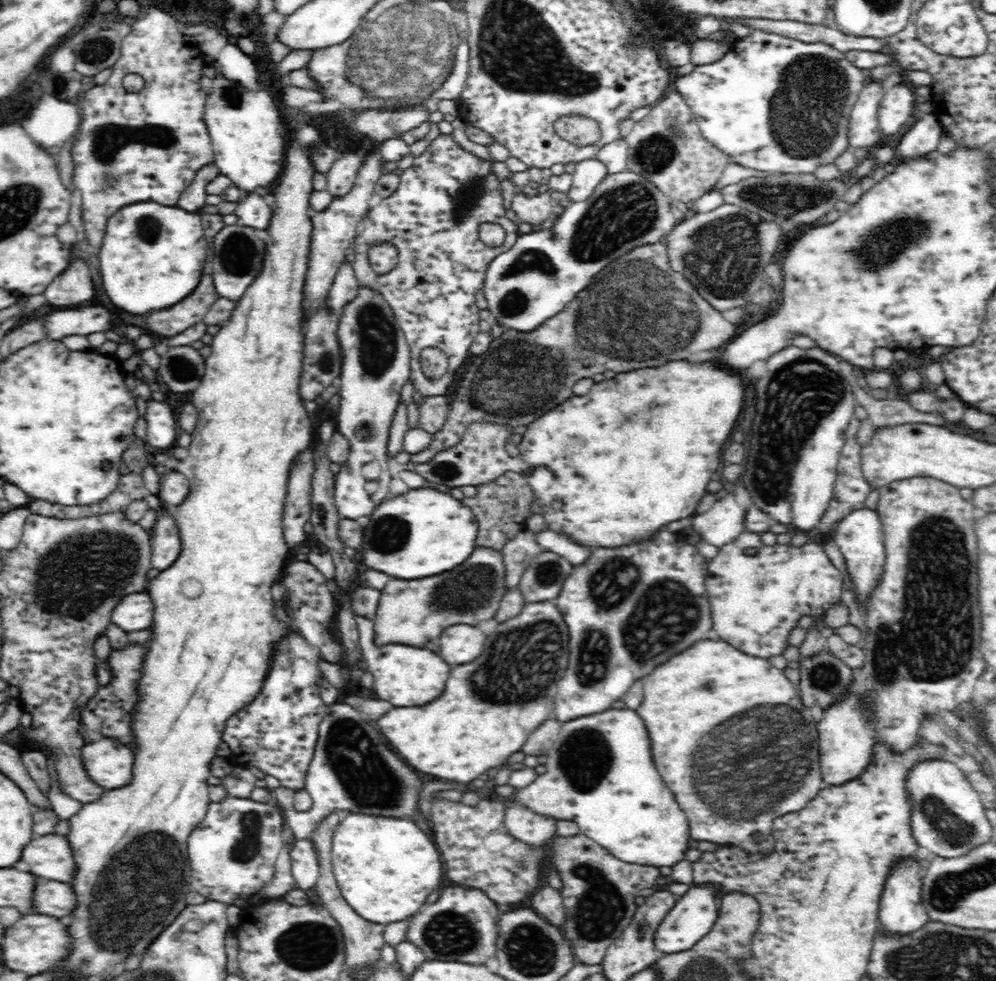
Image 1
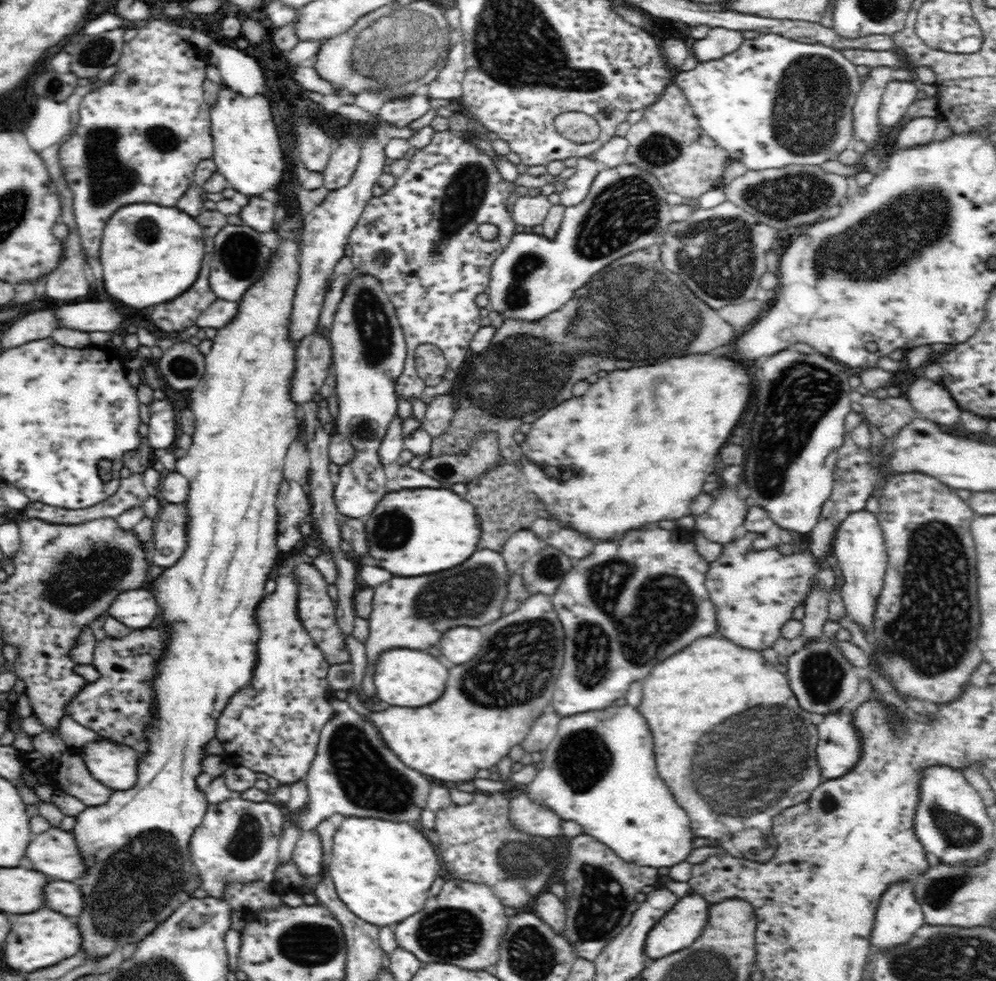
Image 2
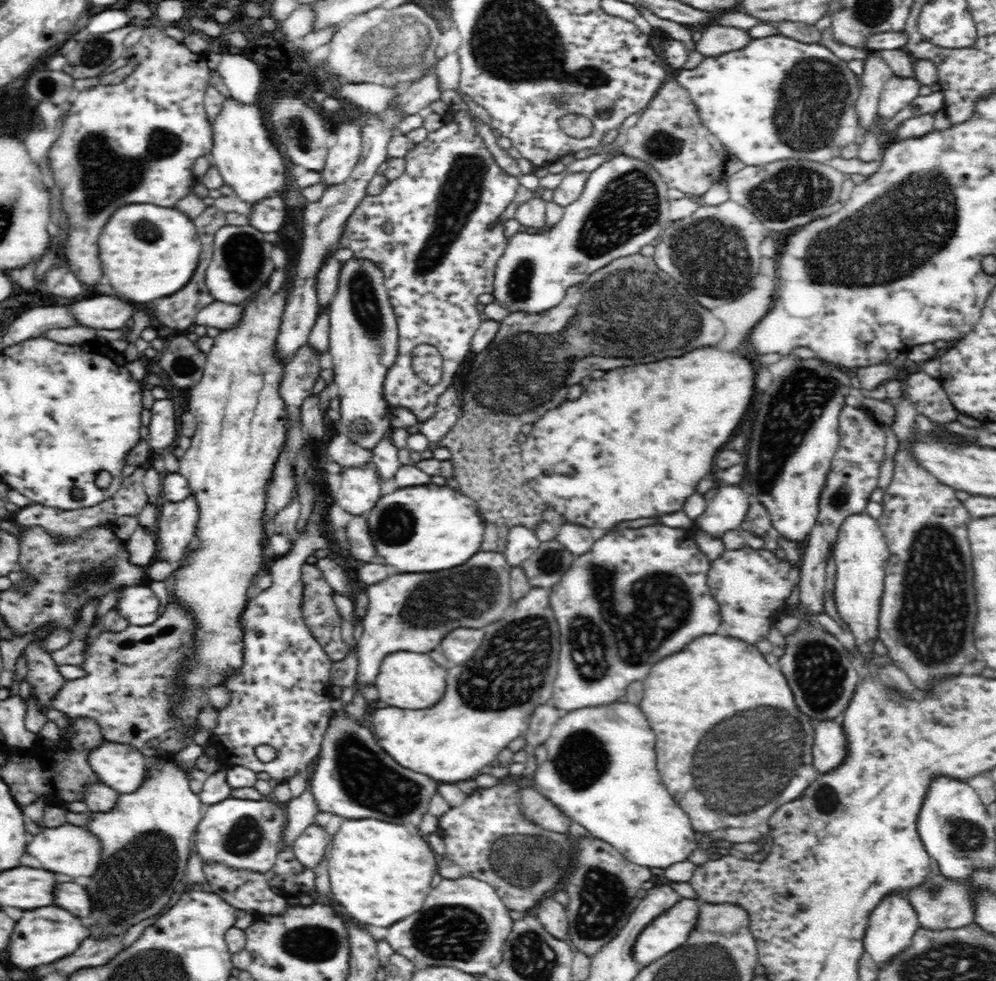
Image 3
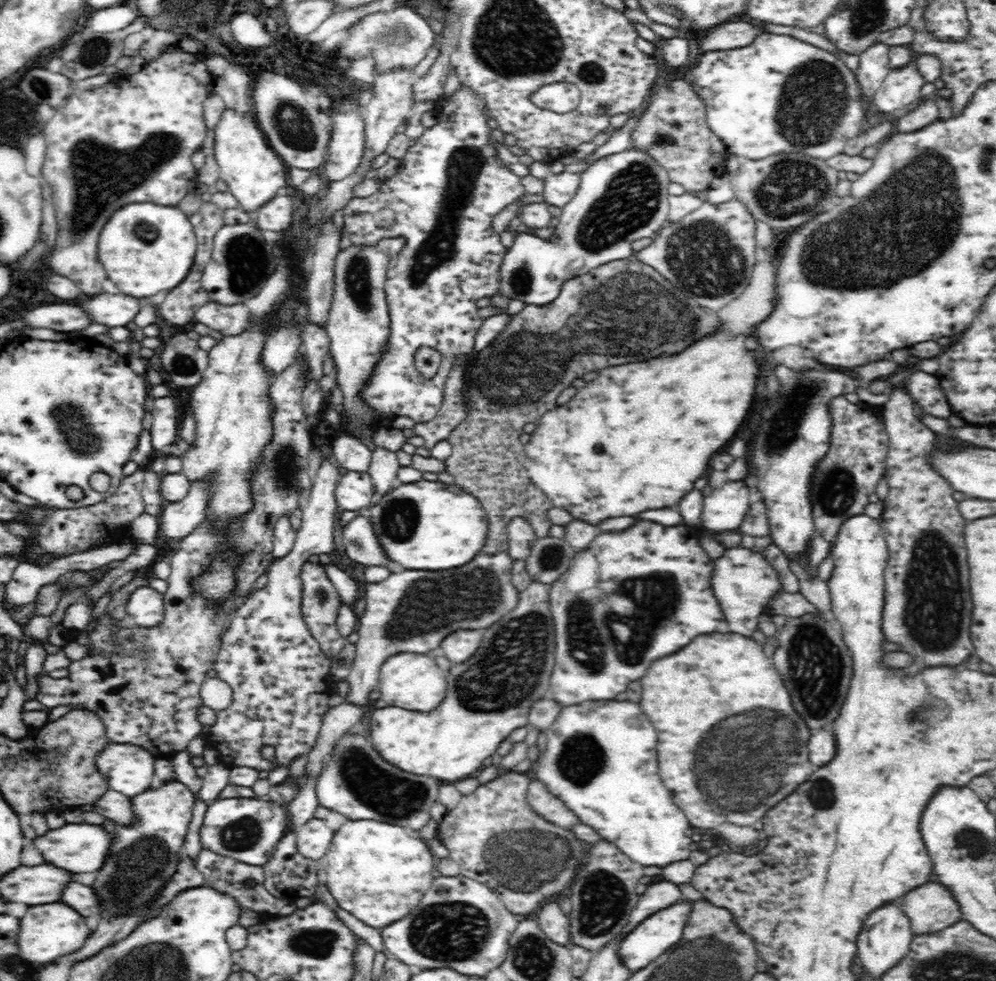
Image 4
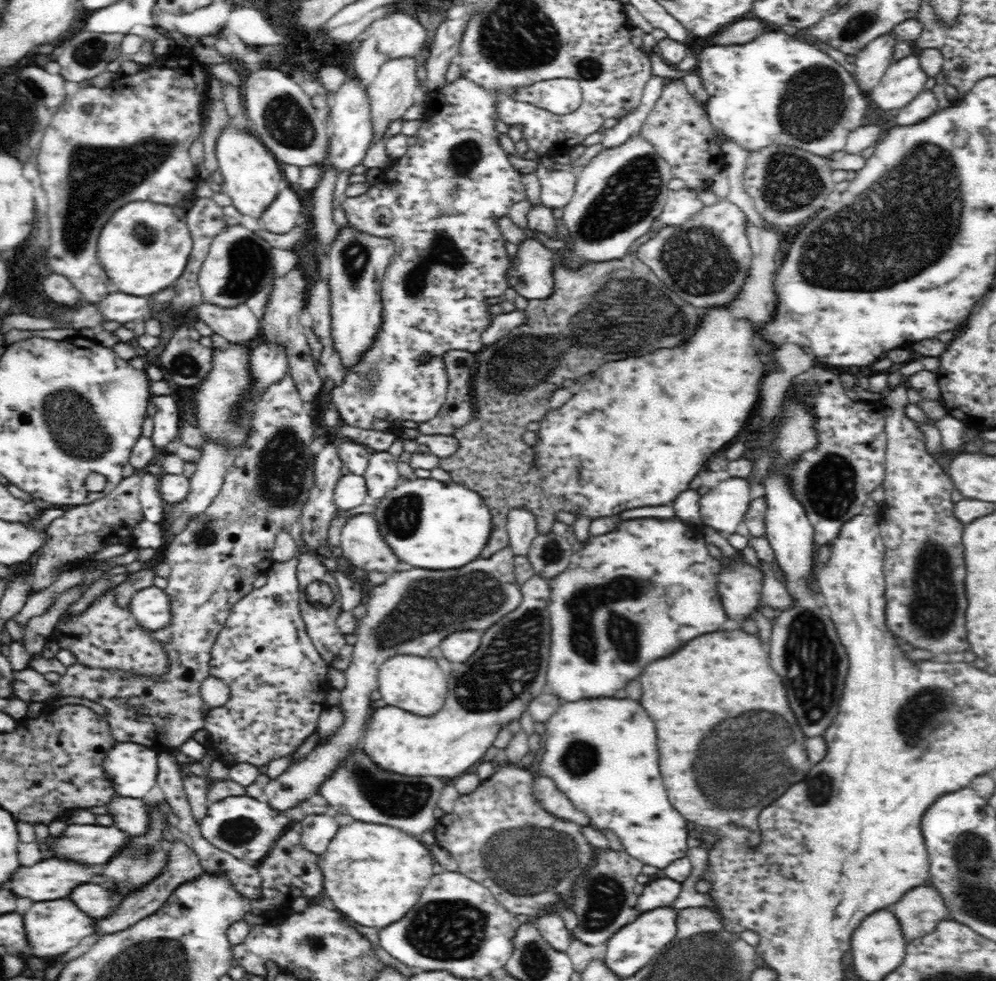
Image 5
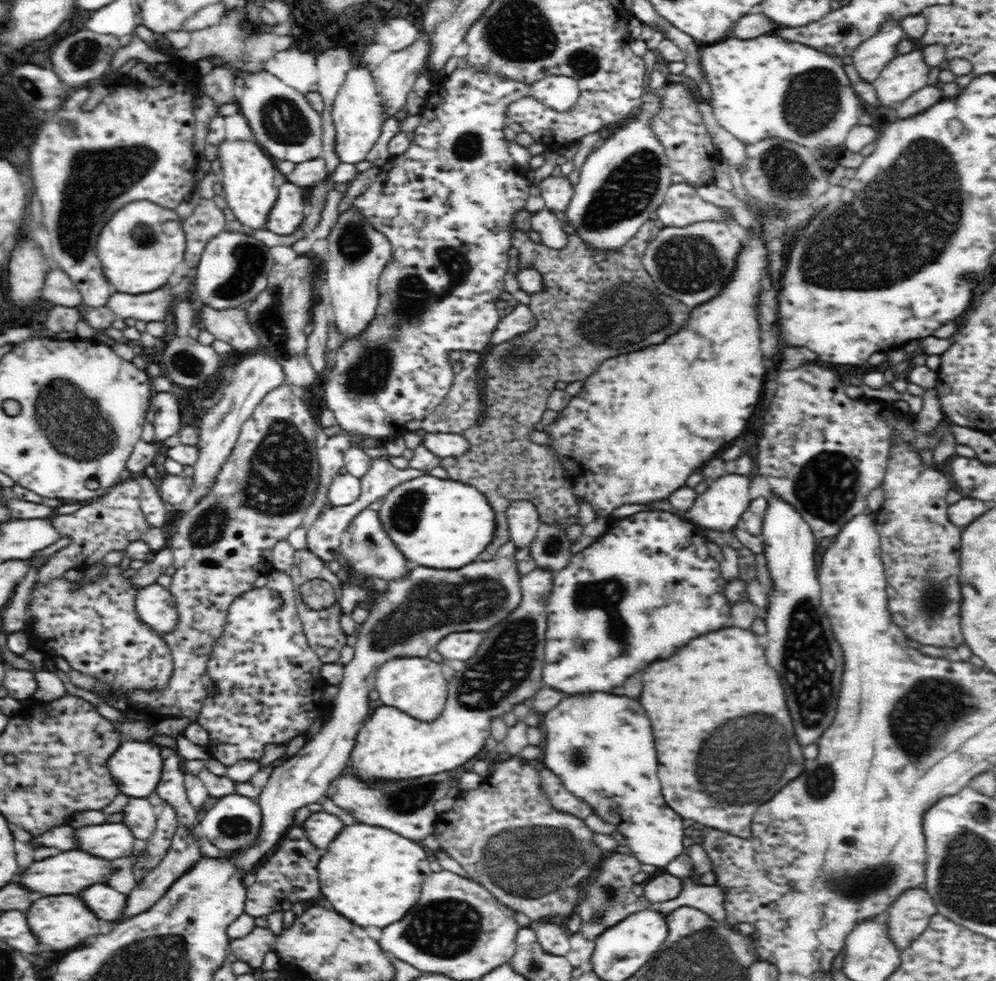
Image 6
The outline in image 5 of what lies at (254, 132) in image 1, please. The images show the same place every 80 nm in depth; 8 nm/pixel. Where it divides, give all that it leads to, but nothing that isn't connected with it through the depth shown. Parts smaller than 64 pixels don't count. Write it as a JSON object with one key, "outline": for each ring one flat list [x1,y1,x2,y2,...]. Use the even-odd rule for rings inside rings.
{"outline":[[226,127,215,144,215,155,223,178,222,192,230,197,240,214,260,221,261,214,288,185,280,162,252,134,238,134,236,129]]}

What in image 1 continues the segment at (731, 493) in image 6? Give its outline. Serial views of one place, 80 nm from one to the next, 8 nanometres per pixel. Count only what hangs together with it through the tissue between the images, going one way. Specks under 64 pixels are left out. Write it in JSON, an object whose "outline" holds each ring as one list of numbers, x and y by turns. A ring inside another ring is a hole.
{"outline":[[732,494,718,500,708,512,694,516,694,530,708,544,724,546,738,538,744,530,746,510,736,502]]}

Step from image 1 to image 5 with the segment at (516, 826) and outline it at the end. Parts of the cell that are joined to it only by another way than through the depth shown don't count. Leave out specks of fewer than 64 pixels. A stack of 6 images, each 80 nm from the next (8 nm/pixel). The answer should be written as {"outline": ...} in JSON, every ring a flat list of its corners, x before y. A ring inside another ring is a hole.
{"outline":[[538,776,534,780,534,794,540,800,542,809,549,812,550,815,557,816,561,820,570,820,580,826,586,827,591,821,585,812,574,808,574,804,566,798,562,792,558,792,558,787,547,776]]}

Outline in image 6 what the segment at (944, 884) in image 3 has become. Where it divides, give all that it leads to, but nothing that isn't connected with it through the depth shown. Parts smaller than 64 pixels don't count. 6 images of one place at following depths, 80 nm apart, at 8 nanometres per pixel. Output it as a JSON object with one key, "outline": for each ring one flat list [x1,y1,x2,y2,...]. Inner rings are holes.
{"outline":[[917,887,905,890,887,910,889,936,899,950,907,949,918,936,922,935,929,926,929,920,938,913,933,897]]}

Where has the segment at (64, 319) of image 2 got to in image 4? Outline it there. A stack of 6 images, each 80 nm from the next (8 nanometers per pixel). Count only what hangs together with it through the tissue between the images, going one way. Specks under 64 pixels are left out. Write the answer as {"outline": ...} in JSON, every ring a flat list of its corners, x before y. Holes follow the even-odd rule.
{"outline":[[100,294,88,302,84,302,86,312,94,318,94,322,106,324,110,328,126,326,140,312,142,302,134,300,134,296,126,294]]}

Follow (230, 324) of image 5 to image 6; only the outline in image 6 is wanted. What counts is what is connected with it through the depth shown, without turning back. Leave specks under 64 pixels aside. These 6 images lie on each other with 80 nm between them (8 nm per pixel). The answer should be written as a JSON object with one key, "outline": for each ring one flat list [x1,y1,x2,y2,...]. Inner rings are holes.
{"outline":[[200,305,198,314,204,328,218,340,230,344,233,352,247,356,261,350,256,333,250,328,244,307,234,310,214,310]]}

